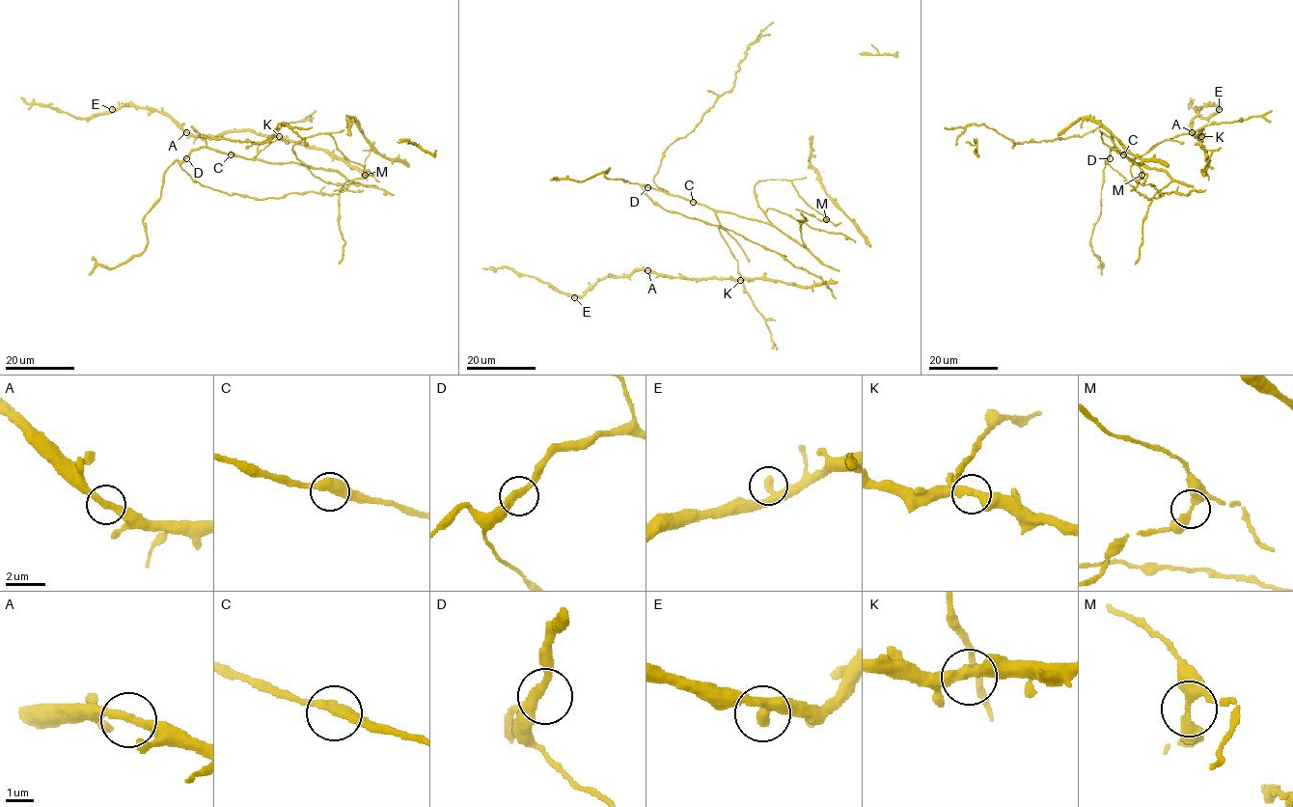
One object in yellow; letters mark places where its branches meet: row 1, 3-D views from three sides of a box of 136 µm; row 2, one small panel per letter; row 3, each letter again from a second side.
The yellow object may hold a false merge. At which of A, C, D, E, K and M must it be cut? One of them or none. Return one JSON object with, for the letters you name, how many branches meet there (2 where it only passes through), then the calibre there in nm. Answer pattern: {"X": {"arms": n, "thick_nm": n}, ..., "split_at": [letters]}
{"split_at": []}

